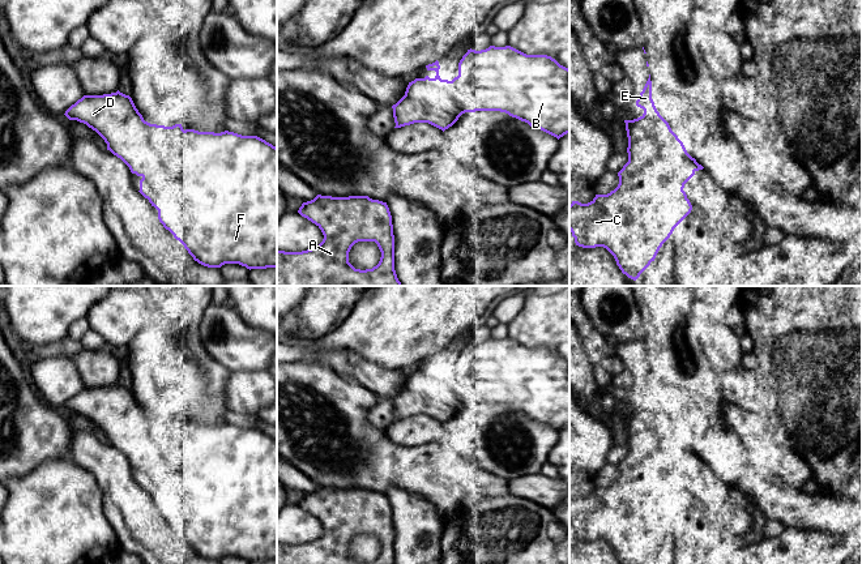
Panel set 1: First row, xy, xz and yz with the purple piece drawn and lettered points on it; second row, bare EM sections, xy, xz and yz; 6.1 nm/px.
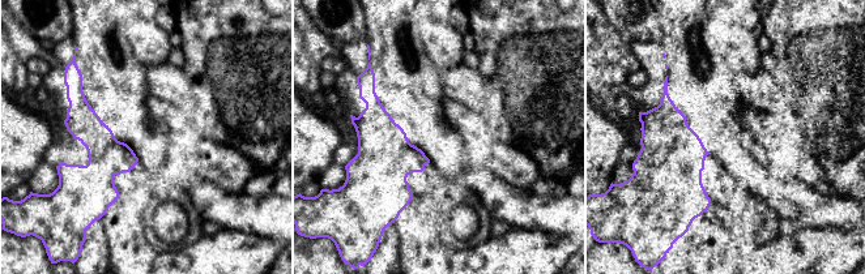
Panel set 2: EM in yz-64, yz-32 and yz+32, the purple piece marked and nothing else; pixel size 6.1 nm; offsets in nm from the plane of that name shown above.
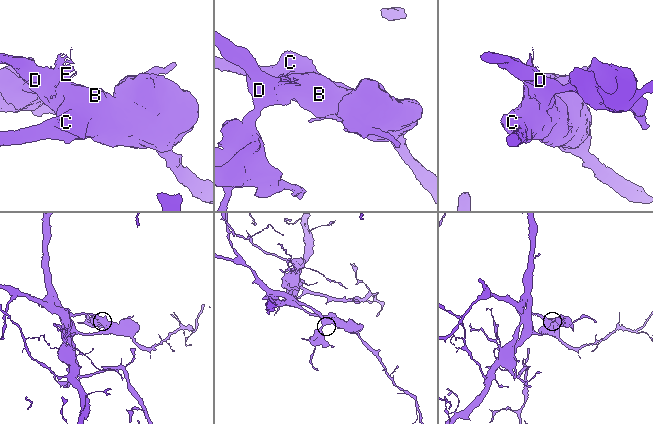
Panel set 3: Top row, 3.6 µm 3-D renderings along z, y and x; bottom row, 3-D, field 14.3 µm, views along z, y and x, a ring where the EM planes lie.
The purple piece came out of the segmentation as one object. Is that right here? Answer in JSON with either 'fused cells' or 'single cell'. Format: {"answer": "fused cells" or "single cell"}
{"answer": "fused cells"}

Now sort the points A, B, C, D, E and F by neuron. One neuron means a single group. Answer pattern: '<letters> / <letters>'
A D E / B C F

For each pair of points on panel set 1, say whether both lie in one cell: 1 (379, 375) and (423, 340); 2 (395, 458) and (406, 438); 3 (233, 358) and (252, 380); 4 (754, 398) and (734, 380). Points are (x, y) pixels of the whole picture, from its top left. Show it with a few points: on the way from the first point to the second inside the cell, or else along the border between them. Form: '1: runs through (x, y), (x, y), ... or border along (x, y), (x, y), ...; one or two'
1: border along (359, 354), (383, 367), (401, 370); two
2: border along (383, 431), (392, 441), (401, 445), (431, 443); two
3: border along (263, 370), (238, 370), (230, 372); two
4: runs through (749, 394), (739, 385); one

